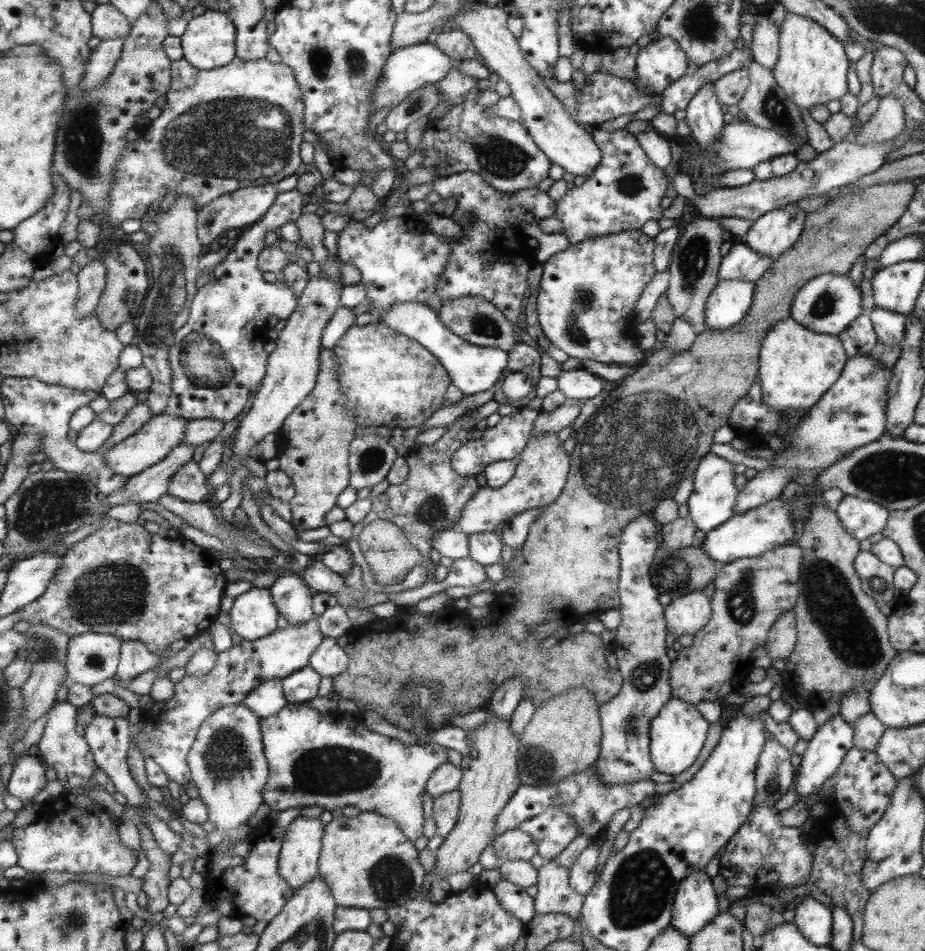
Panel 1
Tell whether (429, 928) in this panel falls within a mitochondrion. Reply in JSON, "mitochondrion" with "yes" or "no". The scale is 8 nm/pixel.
{"mitochondrion":"no"}

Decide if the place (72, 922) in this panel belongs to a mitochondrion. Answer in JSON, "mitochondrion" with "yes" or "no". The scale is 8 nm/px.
{"mitochondrion":"yes"}

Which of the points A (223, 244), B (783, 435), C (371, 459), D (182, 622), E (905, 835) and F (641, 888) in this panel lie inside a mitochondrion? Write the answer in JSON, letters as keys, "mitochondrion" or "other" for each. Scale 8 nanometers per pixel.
{"A":"other","B":"other","C":"mitochondrion","D":"other","E":"other","F":"mitochondrion"}

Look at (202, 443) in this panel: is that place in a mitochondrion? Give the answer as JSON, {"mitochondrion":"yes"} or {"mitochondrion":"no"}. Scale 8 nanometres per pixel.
{"mitochondrion":"no"}

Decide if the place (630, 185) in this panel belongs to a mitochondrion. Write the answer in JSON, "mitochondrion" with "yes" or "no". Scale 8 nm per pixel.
{"mitochondrion":"yes"}

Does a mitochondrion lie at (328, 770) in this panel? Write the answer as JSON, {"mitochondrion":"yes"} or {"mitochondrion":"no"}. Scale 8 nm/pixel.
{"mitochondrion":"yes"}

